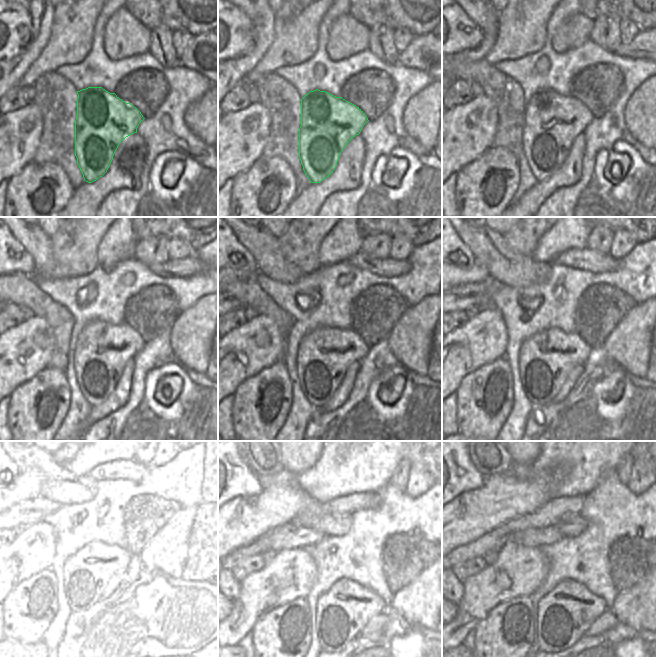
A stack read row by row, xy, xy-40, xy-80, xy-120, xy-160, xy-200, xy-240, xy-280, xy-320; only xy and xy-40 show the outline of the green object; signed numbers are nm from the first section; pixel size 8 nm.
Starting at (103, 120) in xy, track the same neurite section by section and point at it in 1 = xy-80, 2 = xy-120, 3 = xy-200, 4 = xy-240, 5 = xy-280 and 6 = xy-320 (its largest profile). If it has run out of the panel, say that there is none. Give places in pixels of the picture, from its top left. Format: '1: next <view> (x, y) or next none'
1: next xy-80 (552, 122)
2: next xy-120 (102, 350)
3: next xy-200 (544, 365)
4: next xy-240 (96, 602)
5: next xy-280 (342, 612)
6: next xy-320 (563, 615)

